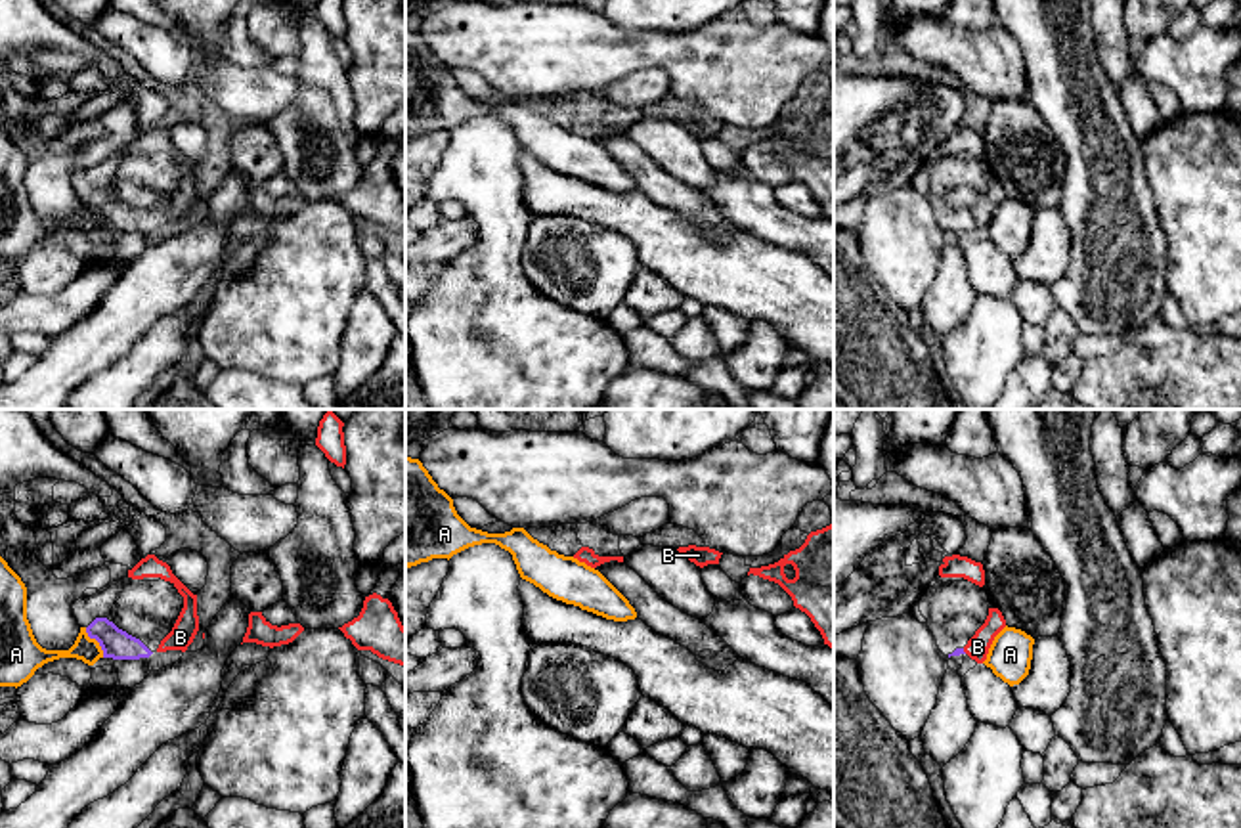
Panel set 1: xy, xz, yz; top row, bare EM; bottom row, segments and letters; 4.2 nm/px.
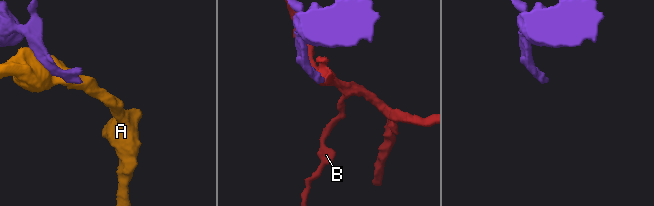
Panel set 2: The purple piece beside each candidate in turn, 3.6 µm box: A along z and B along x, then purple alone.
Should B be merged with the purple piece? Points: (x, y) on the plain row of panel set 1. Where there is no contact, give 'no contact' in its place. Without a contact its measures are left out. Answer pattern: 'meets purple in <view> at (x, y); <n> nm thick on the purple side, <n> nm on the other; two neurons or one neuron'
meets purple in yz at (962, 222); 30 nm thick on the purple side, 100 nm on the other; one neuron

